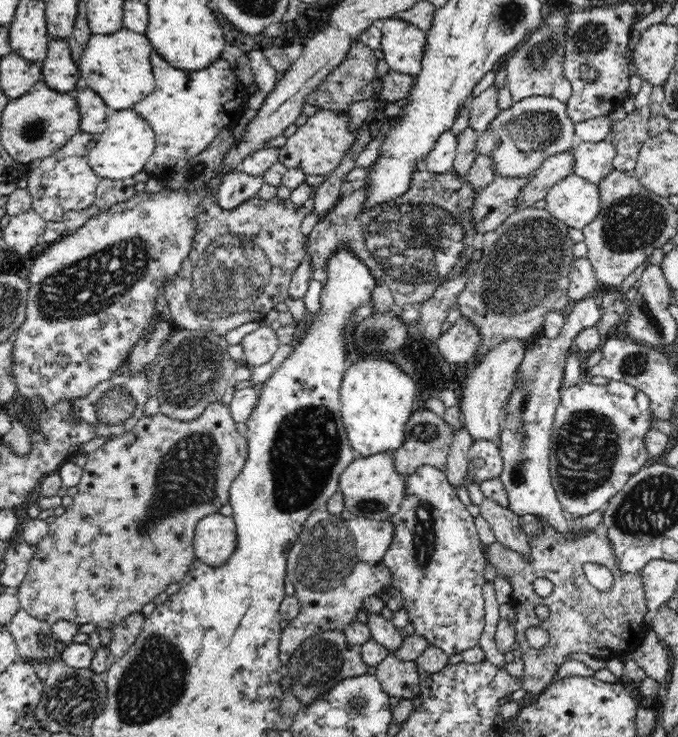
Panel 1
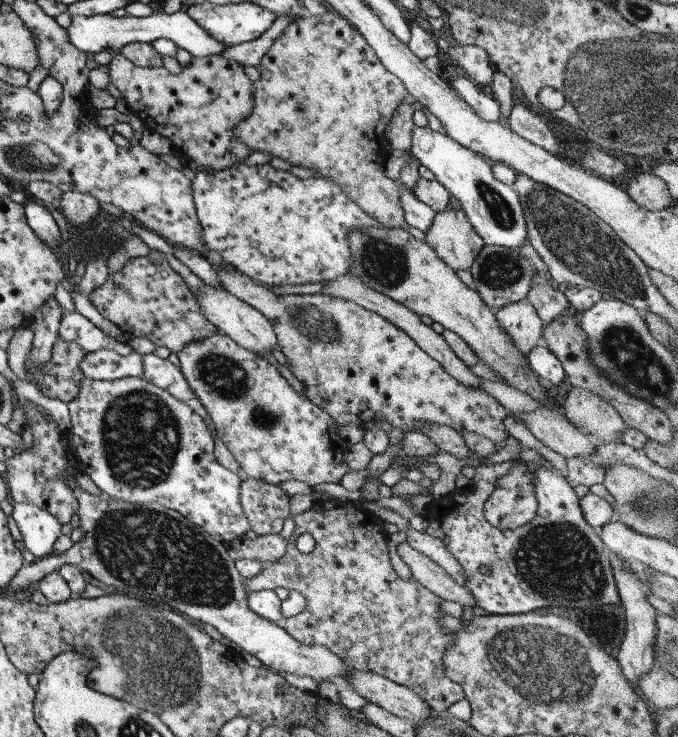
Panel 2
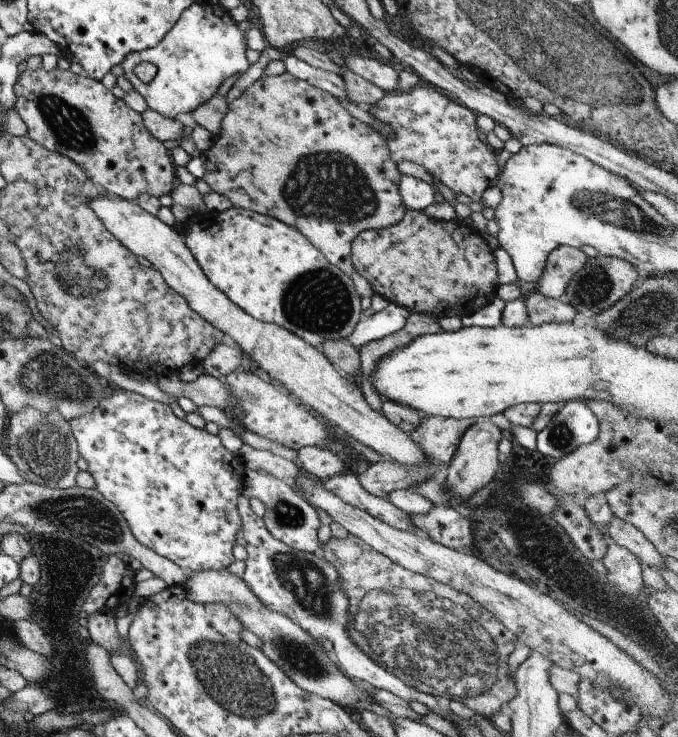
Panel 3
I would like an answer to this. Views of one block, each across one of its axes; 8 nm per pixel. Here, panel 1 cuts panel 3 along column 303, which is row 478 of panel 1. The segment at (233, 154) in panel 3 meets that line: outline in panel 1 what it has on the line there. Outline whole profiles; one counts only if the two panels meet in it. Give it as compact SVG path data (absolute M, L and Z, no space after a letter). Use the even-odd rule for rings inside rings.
M220 400L208 404L198 418L189 421L170 418L162 411L151 417L144 416L129 431L118 434L99 449L87 453L86 457L82 478L77 486L78 493L73 497L72 504L66 508L65 513L49 524L49 531L34 546L34 557L29 563L24 580L15 593L18 596L20 608L38 621L46 622L50 626L66 620L78 625L94 624L97 628L111 630L132 614L141 613L145 604L153 602L152 600L163 592L171 592L184 580L188 570L198 560L194 549L196 524L201 518L220 513L222 506L230 503L230 486L240 476L248 460L248 439L245 434L240 433L238 423L232 418L230 404Z

